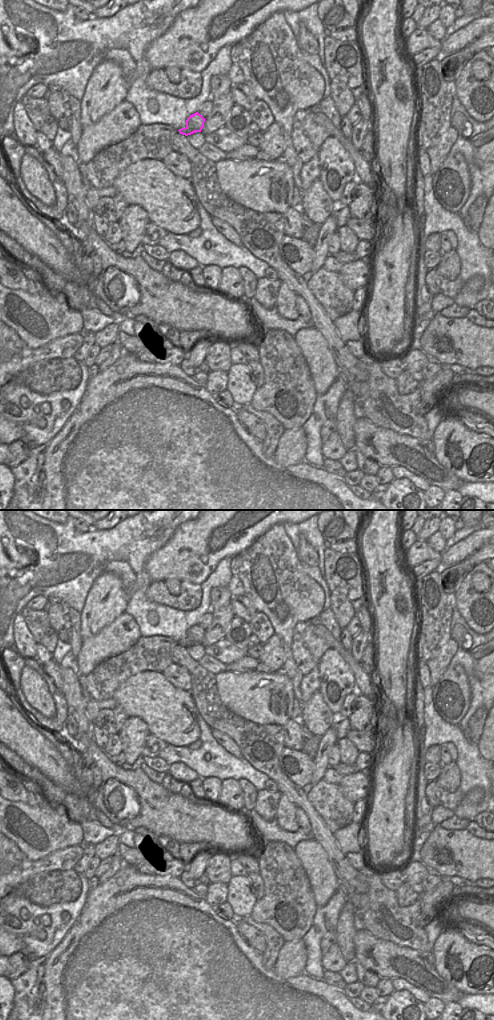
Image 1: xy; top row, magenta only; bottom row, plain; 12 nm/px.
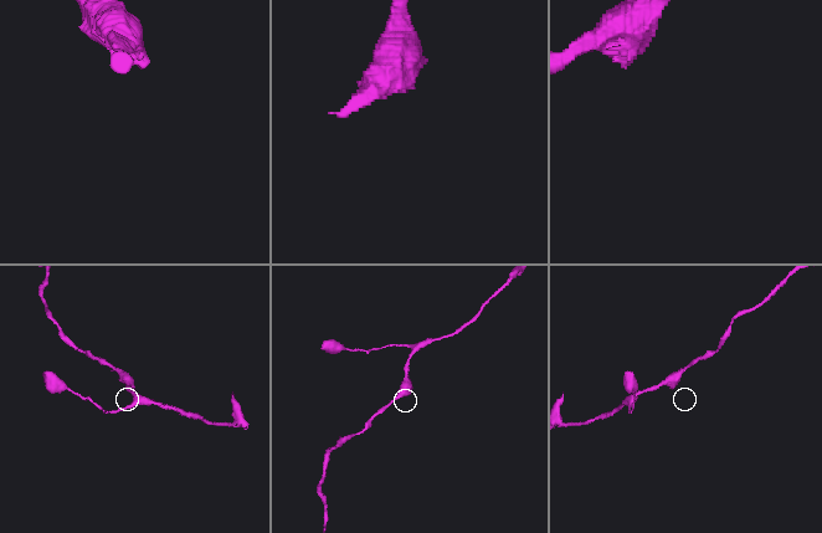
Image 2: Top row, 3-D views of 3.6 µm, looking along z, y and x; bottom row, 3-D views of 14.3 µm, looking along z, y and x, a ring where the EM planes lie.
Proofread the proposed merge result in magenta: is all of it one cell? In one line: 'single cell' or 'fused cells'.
single cell

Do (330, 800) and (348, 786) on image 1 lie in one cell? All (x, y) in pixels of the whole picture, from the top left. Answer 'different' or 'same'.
different

